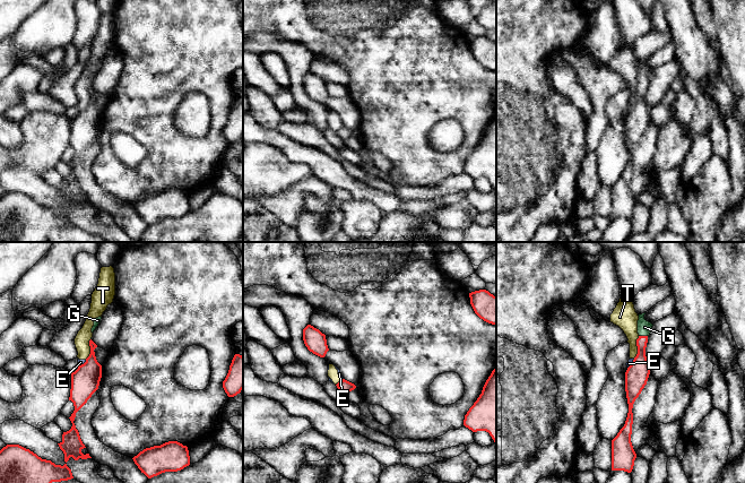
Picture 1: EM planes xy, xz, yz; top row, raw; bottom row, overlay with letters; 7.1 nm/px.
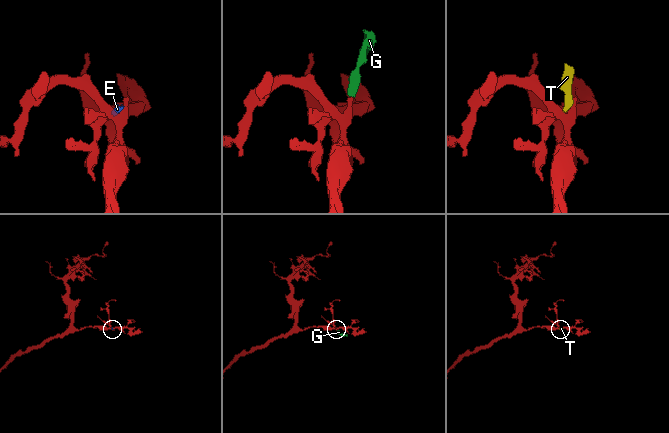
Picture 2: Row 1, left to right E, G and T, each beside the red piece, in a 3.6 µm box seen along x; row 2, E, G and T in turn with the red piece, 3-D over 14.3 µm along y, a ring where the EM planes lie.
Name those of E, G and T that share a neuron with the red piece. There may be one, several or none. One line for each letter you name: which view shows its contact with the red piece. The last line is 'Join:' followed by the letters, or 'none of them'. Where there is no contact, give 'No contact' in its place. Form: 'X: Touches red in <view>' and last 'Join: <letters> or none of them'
G: Touches red in yz
Join: G

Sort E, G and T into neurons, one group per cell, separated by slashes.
E T / G

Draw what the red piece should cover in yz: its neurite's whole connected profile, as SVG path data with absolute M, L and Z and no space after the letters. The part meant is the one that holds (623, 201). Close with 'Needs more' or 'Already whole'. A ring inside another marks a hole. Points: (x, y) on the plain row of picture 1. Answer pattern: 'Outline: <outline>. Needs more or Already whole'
Outline: M644 60L639 61L636 86L638 101L625 119L625 138L629 150L629 159L624 173L612 187L612 217L624 217L631 219L636 200L631 189L633 171L633 150L647 131L650 121L650 109L646 103L648 83L652 70L644 66Z. Needs more

